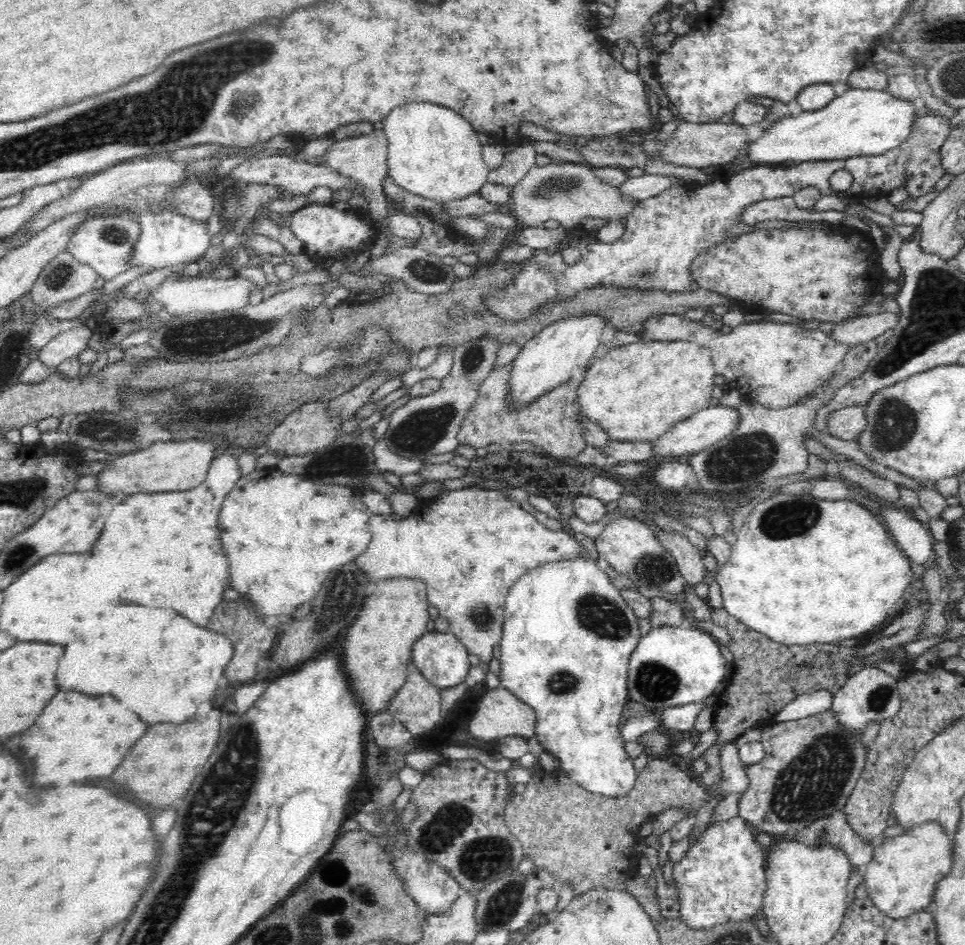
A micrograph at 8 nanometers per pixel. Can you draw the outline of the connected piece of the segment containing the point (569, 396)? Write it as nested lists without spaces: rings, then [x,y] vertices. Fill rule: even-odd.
[[[512,361],[501,367],[496,367],[490,376],[480,385],[479,397],[471,409],[468,409],[463,424],[458,433],[460,444],[469,447],[485,448],[490,444],[504,444],[504,442],[531,442],[534,446],[542,447],[552,459],[576,459],[587,448],[582,423],[578,421],[581,414],[577,404],[577,390],[581,382],[568,382],[555,387],[542,397],[535,398],[530,405],[526,405],[519,412],[509,412],[508,408],[508,380],[512,370]]]

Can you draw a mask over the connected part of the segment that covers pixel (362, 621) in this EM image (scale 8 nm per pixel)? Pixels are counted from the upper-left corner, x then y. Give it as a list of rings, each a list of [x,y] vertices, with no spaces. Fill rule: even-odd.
[[[388,578],[376,582],[376,591],[365,598],[363,607],[348,630],[344,642],[344,666],[354,692],[368,712],[386,711],[391,698],[407,681],[412,649],[418,638],[431,630],[425,583],[415,578]]]

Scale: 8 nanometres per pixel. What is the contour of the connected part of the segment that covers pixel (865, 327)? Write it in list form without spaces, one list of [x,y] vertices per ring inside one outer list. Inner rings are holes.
[[[885,311],[875,315],[860,315],[854,319],[847,319],[842,323],[837,323],[832,332],[829,332],[830,339],[848,346],[874,341],[886,330],[894,329],[900,316],[900,312],[895,314]]]

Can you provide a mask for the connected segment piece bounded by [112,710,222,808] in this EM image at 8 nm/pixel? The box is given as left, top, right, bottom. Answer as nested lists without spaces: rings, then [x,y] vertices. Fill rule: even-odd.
[[[212,710],[206,720],[150,726],[128,752],[128,758],[124,758],[120,768],[112,774],[112,780],[132,792],[136,800],[146,802],[152,808],[166,808],[176,798],[186,796],[192,780],[212,756],[220,738],[220,716],[220,710]]]

